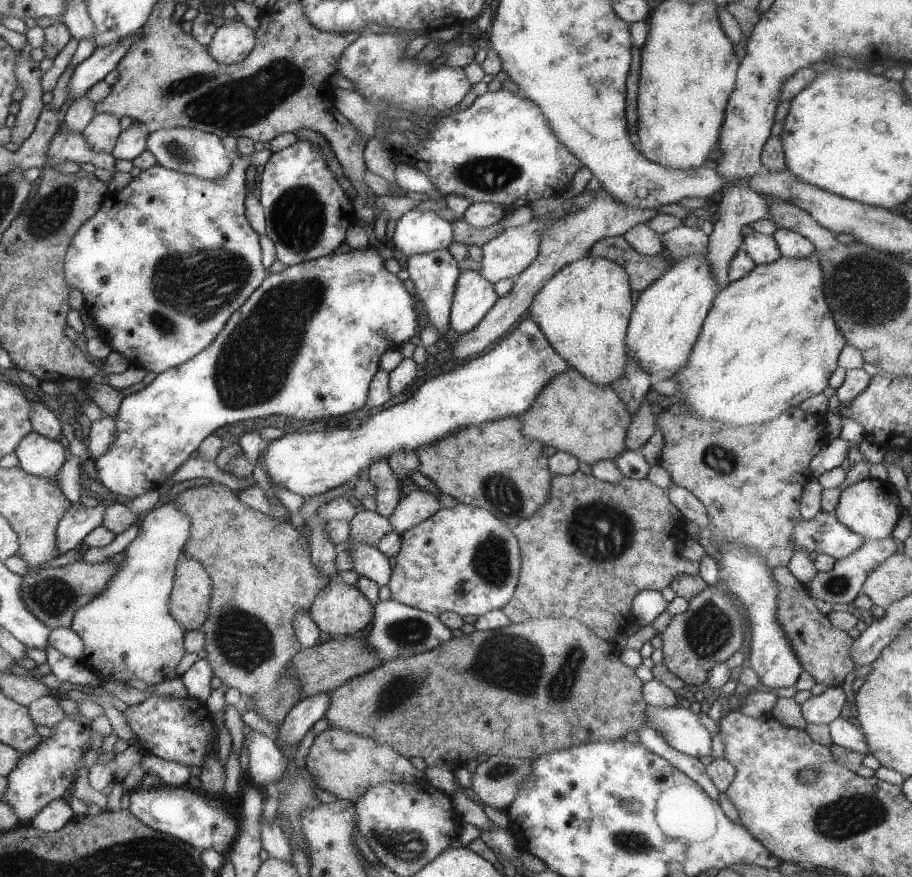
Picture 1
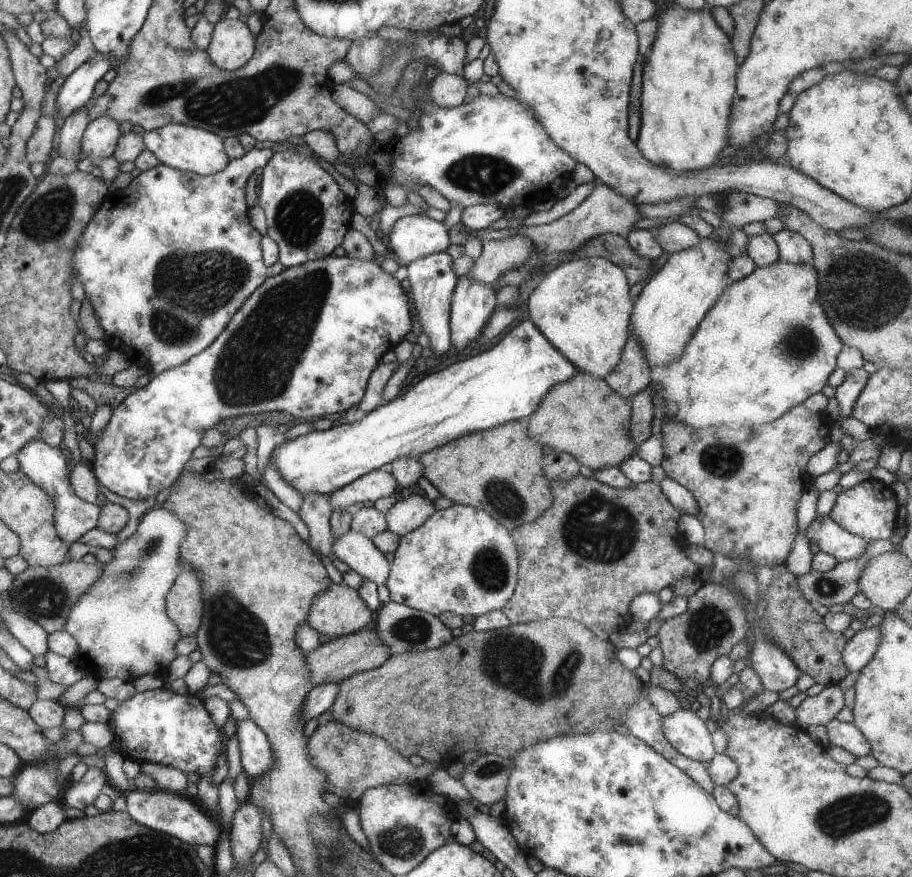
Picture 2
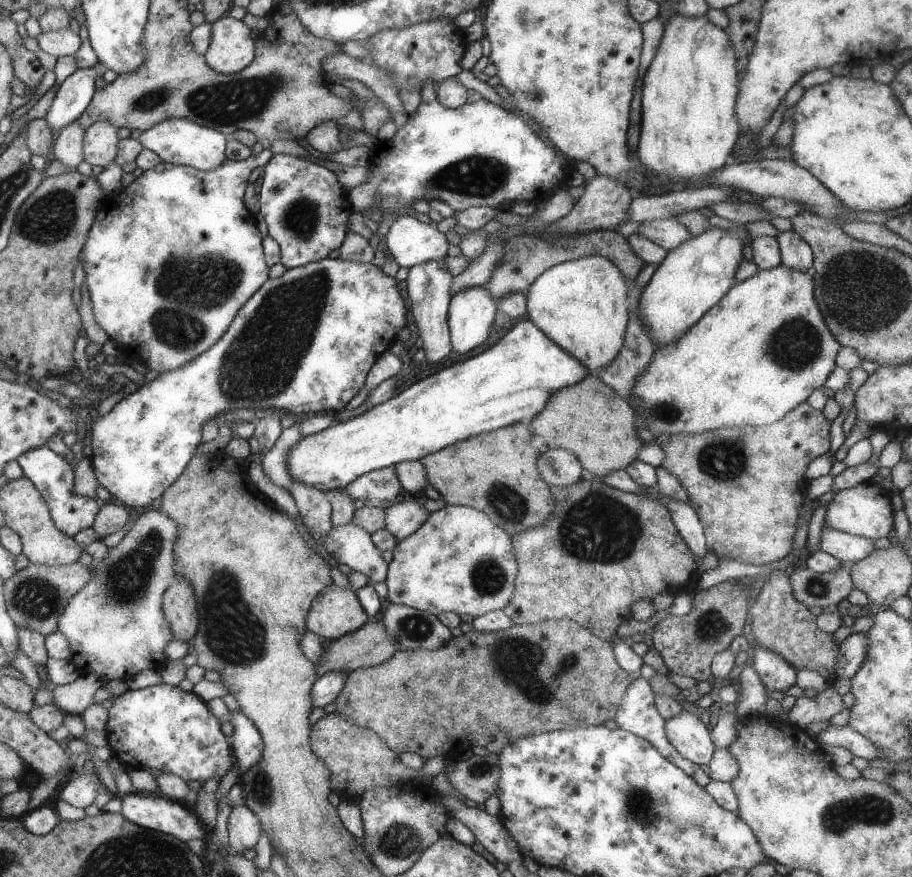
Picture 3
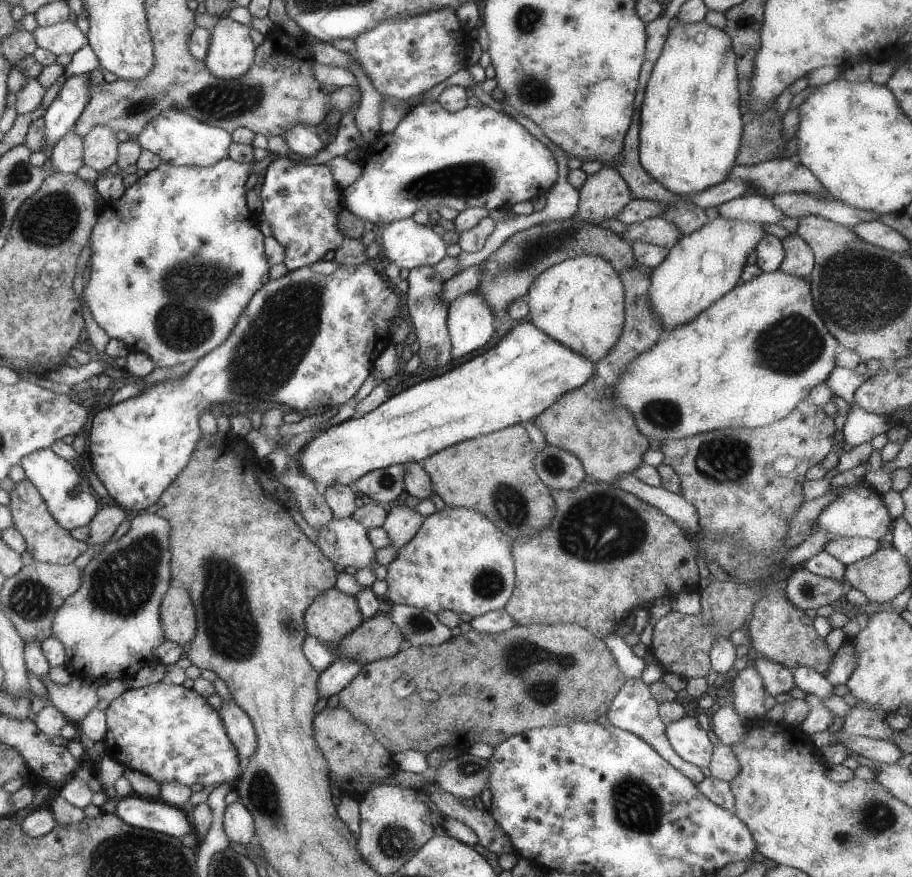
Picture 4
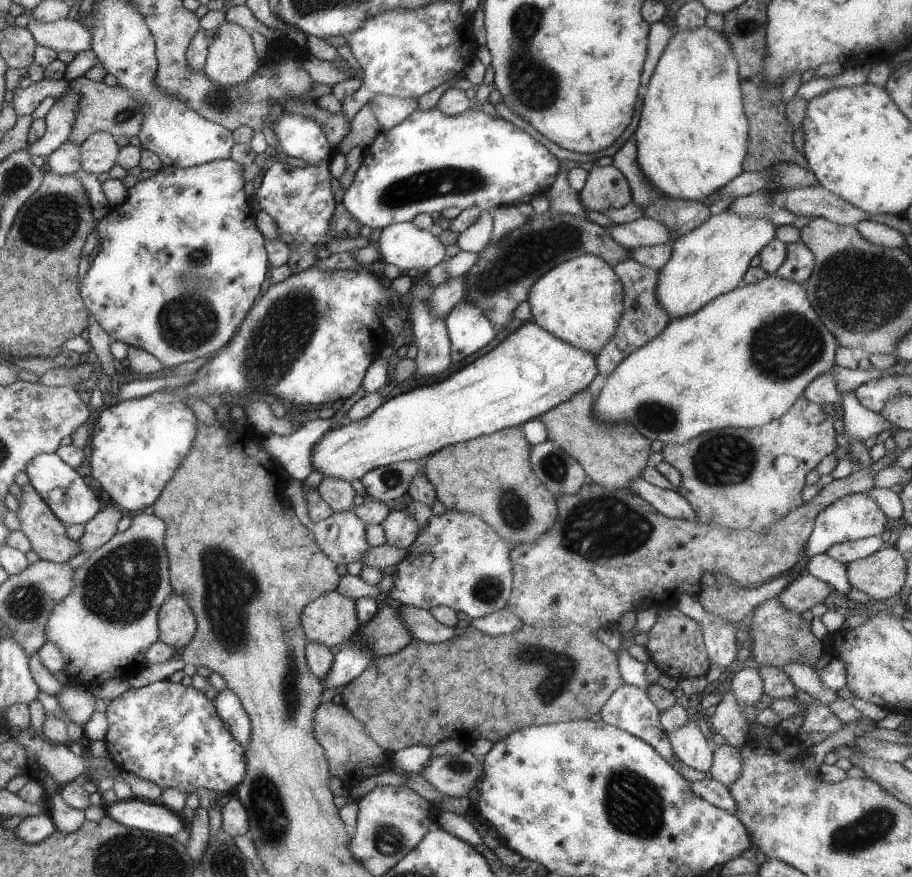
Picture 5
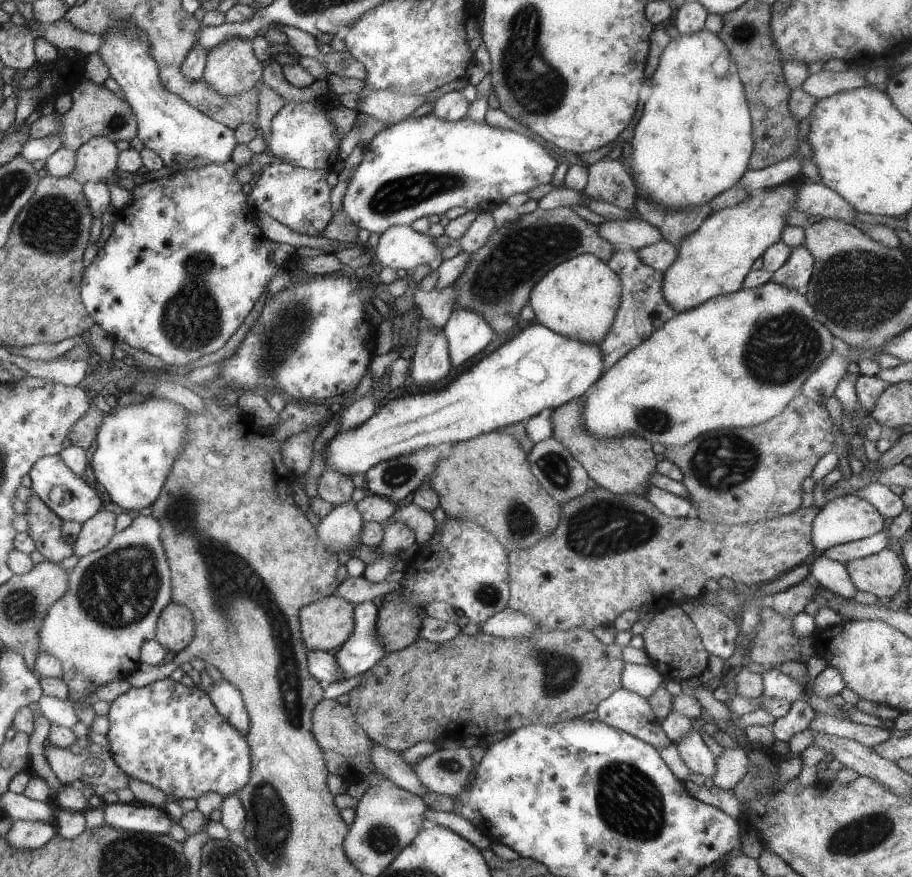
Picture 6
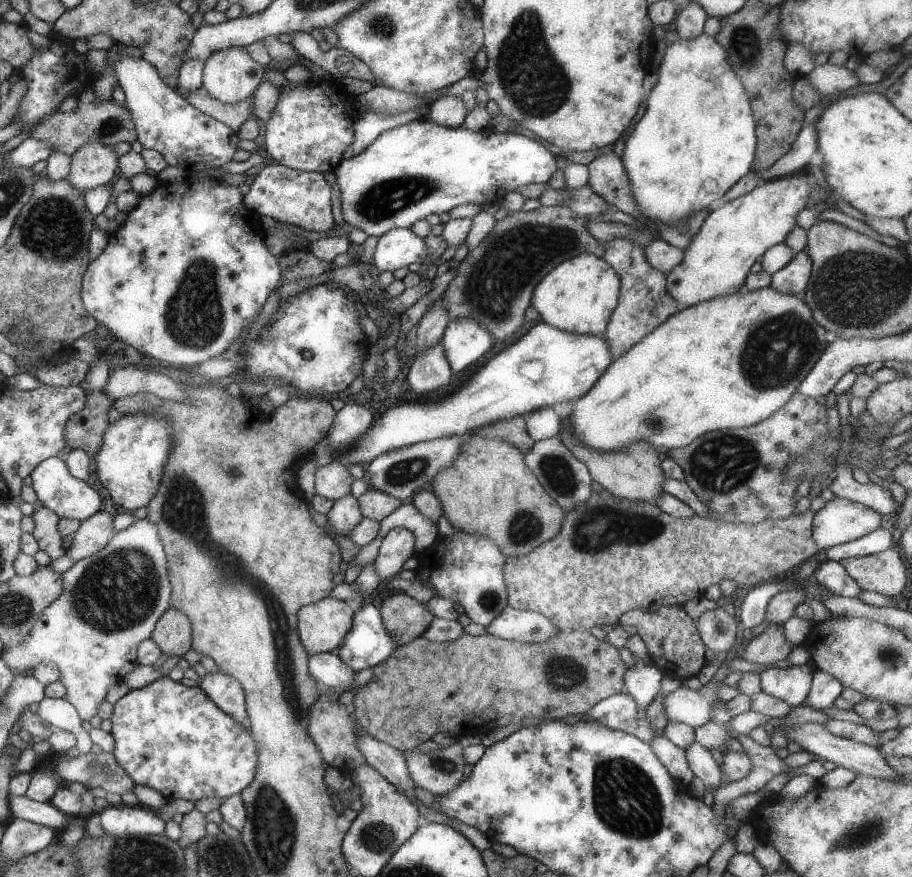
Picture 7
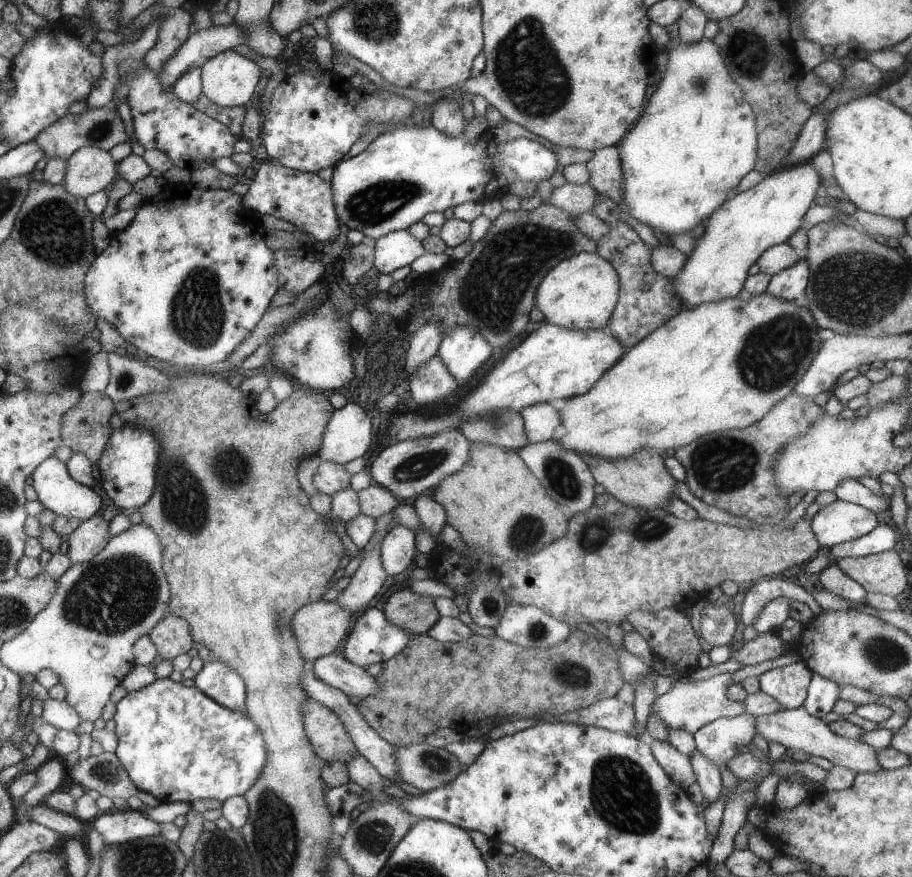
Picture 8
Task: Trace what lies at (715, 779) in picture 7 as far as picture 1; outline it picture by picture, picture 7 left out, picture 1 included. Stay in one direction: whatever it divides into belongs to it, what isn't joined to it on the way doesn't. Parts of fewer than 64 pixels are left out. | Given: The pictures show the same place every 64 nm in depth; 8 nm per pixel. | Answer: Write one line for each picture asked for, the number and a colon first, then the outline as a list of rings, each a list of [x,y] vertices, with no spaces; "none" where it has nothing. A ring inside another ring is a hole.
1: [[[645,708],[645,716],[651,726],[657,728],[657,732],[669,742],[671,748],[685,756],[701,758],[701,756],[711,756],[711,732],[701,724],[699,716],[679,708]]]
2: [[[679,708],[675,714],[663,716],[661,722],[667,742],[683,756],[701,764],[715,756],[711,732],[707,730],[707,724],[697,718],[697,712]]]
3: [[[681,712],[665,722],[665,734],[669,744],[689,762],[701,766],[709,764],[715,752],[711,730],[699,722],[699,716]]]
4: [[[685,716],[683,720],[673,722],[665,728],[665,734],[677,756],[685,762],[697,768],[707,768],[711,764],[715,746],[711,746],[711,742],[707,740],[707,730],[701,730],[695,718]]]
5: [[[695,722],[683,724],[681,730],[669,734],[671,750],[679,762],[685,766],[691,766],[697,772],[703,772],[707,776],[711,764],[713,764],[713,748],[705,742],[703,734],[699,732],[699,726]]]
6: [[[695,730],[687,738],[683,738],[683,742],[677,744],[677,750],[679,750],[681,758],[685,760],[685,764],[689,766],[691,774],[699,774],[711,784],[711,780],[715,776],[715,758],[703,744],[699,732]]]

